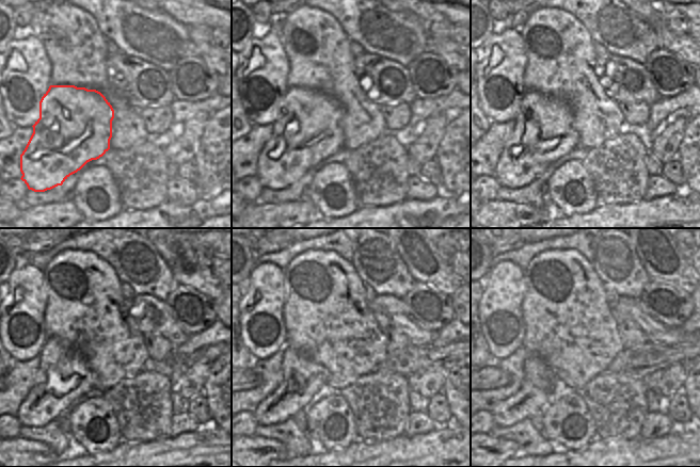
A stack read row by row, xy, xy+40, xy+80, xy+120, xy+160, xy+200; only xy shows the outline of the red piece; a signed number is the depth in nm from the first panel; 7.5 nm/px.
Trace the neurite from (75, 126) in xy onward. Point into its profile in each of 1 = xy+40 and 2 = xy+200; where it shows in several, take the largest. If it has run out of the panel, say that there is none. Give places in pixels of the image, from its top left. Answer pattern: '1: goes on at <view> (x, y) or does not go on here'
1: goes on at xy+40 (308, 129)
2: goes on at xy+200 (529, 400)

